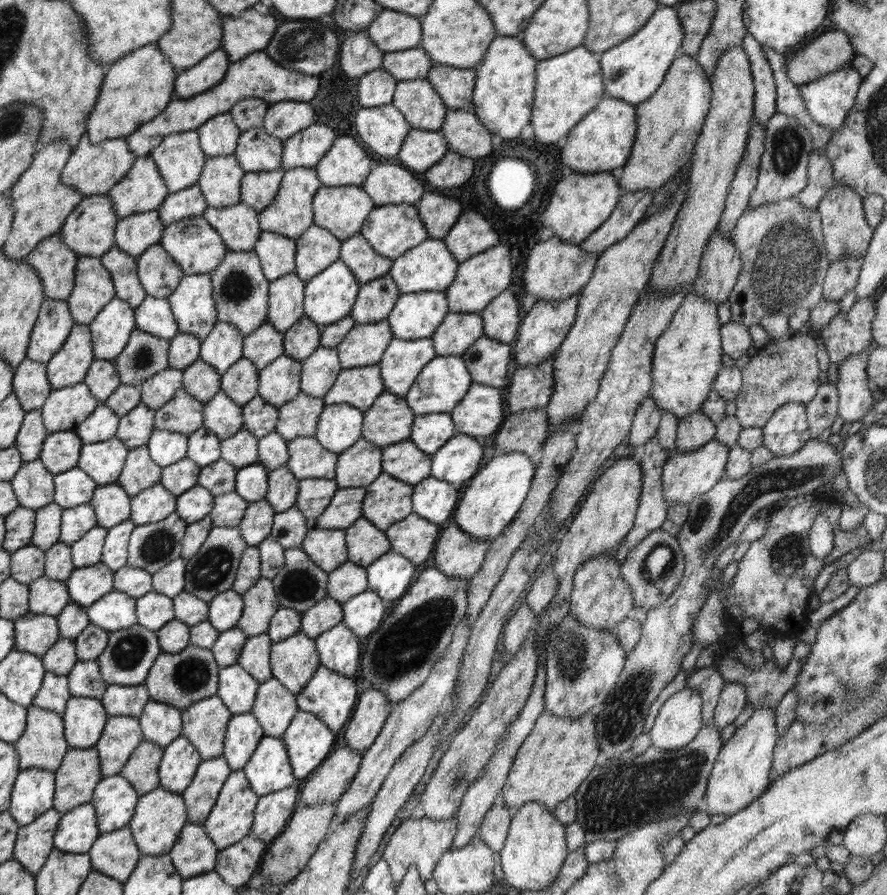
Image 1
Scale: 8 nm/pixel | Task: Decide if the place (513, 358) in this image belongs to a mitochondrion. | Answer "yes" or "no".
no

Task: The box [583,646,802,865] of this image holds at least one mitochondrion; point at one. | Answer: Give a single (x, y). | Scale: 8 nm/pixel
(620, 718)

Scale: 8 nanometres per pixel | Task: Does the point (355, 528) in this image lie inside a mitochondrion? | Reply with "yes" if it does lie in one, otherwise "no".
no

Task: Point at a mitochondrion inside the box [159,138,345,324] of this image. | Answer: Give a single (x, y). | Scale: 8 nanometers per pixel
(237, 286)

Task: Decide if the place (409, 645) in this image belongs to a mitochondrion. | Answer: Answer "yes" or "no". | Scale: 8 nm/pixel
yes

